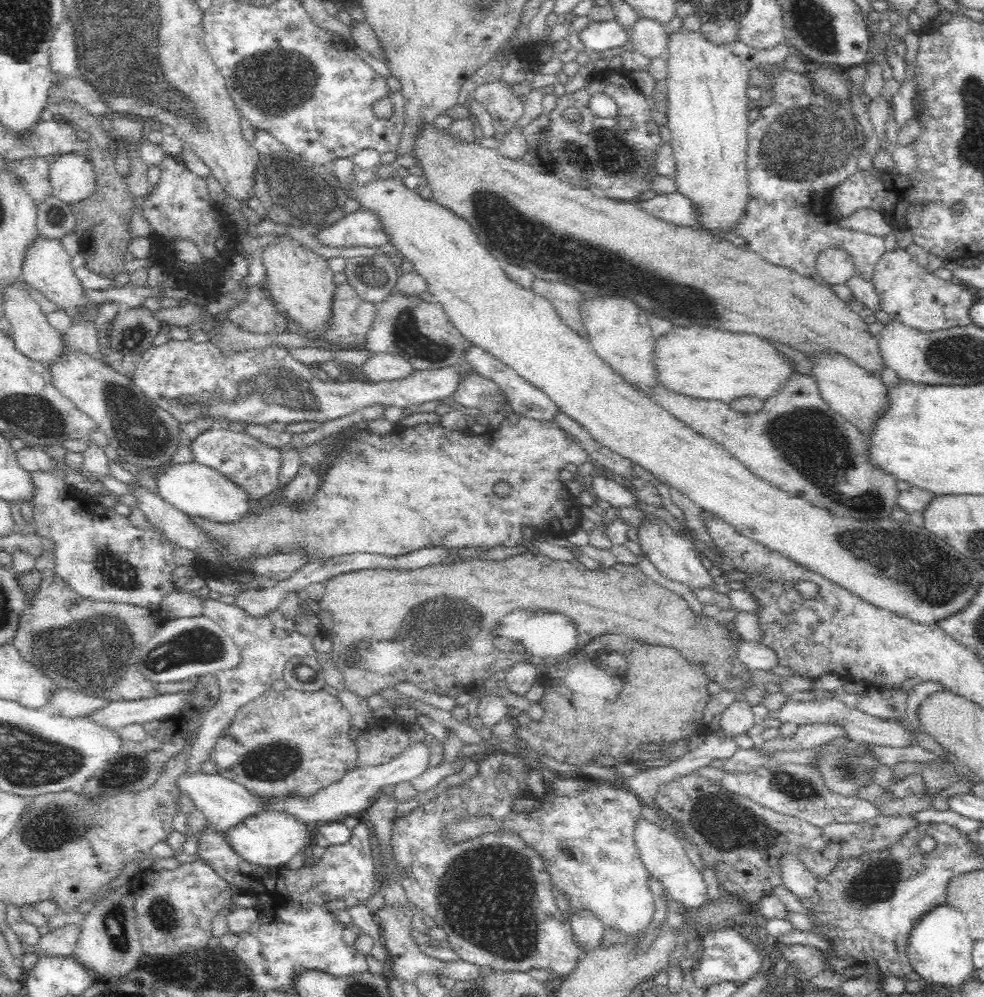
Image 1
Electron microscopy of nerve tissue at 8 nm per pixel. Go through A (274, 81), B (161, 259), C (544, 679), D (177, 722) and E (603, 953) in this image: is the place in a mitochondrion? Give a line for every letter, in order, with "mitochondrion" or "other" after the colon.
A: mitochondrion
B: other
C: other
D: other
E: other

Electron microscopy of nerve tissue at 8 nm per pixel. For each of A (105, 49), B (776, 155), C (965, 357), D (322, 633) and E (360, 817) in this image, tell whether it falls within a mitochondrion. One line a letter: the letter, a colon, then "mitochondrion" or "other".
A: mitochondrion
B: mitochondrion
C: mitochondrion
D: other
E: other

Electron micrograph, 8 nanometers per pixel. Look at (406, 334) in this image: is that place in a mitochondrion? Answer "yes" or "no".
yes

